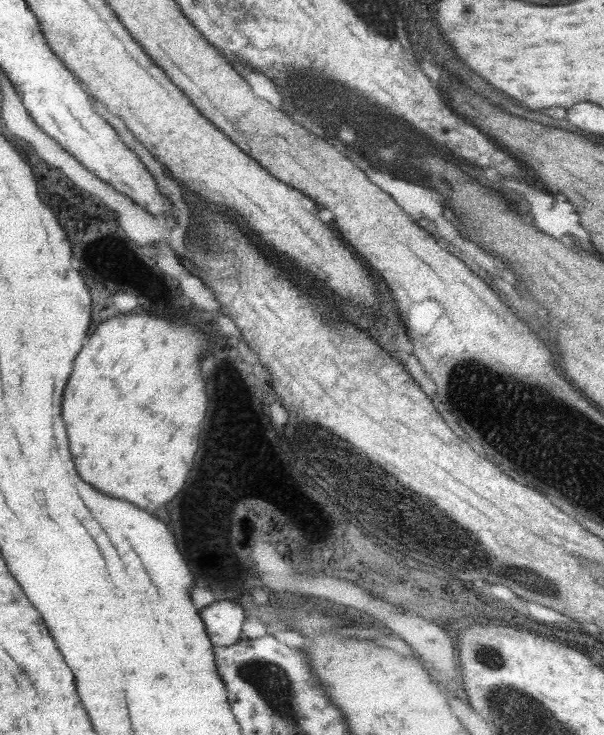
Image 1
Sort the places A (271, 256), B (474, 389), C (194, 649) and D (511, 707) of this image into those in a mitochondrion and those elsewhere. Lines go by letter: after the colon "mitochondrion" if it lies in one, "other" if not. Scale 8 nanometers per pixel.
A: other
B: mitochondrion
C: other
D: mitochondrion

